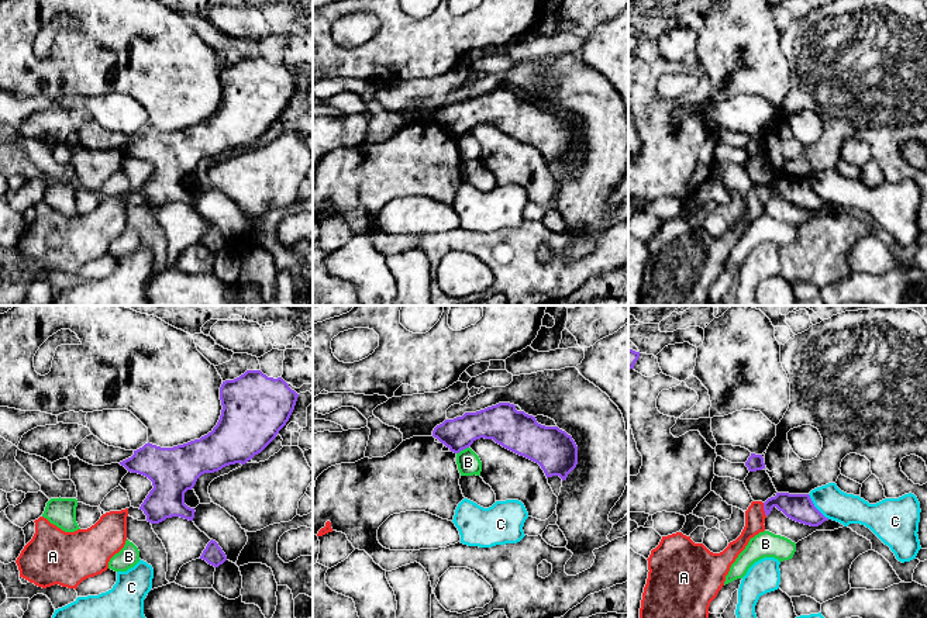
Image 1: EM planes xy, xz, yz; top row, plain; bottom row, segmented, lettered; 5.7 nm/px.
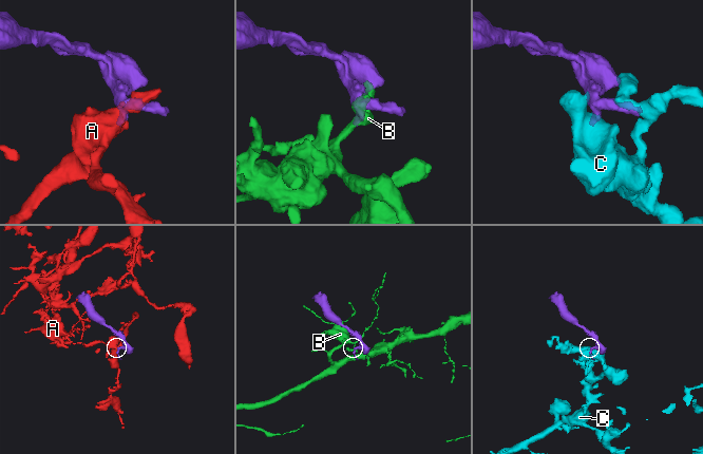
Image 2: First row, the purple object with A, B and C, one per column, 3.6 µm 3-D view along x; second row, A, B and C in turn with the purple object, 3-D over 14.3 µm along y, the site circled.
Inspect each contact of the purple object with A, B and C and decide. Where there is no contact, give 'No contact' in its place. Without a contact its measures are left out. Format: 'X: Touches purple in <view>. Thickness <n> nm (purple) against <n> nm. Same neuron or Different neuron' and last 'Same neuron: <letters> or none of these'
A: Touches purple in yz. Thickness 160 nm (purple) against 110 nm. Same neuron
B: Touches purple in xz. Thickness 200 nm (purple) against 130 nm. Different neuron
C: Touches purple in yz. Thickness 160 nm (purple) against 180 nm. Different neuron
Same neuron: A

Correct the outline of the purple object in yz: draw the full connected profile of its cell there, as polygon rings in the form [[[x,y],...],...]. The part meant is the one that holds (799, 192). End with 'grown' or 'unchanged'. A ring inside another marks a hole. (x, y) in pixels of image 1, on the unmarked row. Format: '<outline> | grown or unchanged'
[[[776,177],[765,187],[752,186],[745,196],[745,211],[741,220],[720,237],[710,237],[703,228],[695,228],[690,221],[676,217],[662,221],[659,229],[651,235],[648,245],[648,263],[644,272],[640,305],[709,305],[710,287],[724,270],[726,260],[749,224],[765,215],[765,203],[776,191],[788,203],[819,211],[828,206],[813,189],[809,179]]] | grown

